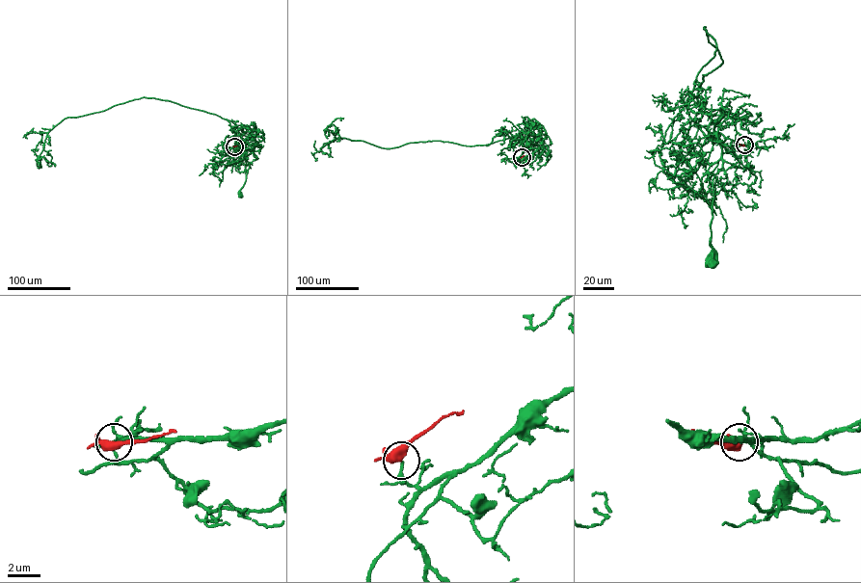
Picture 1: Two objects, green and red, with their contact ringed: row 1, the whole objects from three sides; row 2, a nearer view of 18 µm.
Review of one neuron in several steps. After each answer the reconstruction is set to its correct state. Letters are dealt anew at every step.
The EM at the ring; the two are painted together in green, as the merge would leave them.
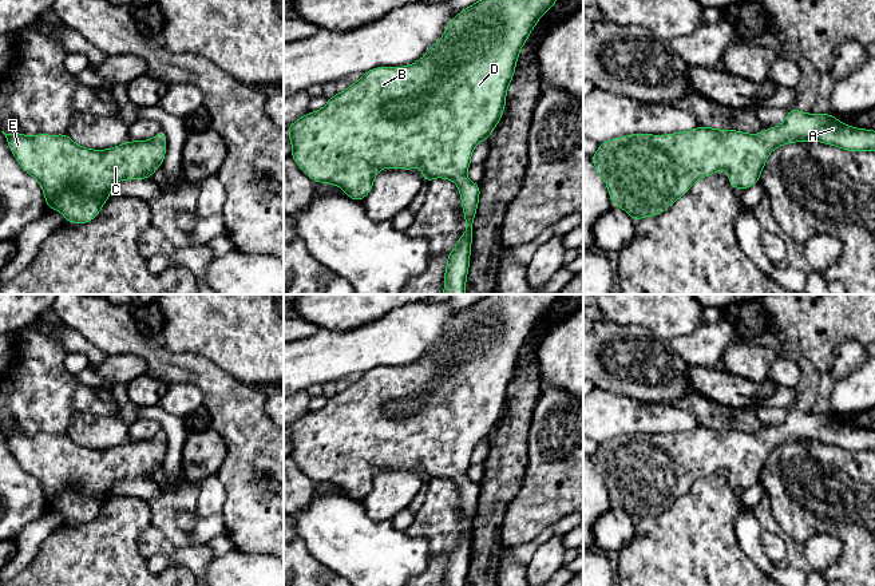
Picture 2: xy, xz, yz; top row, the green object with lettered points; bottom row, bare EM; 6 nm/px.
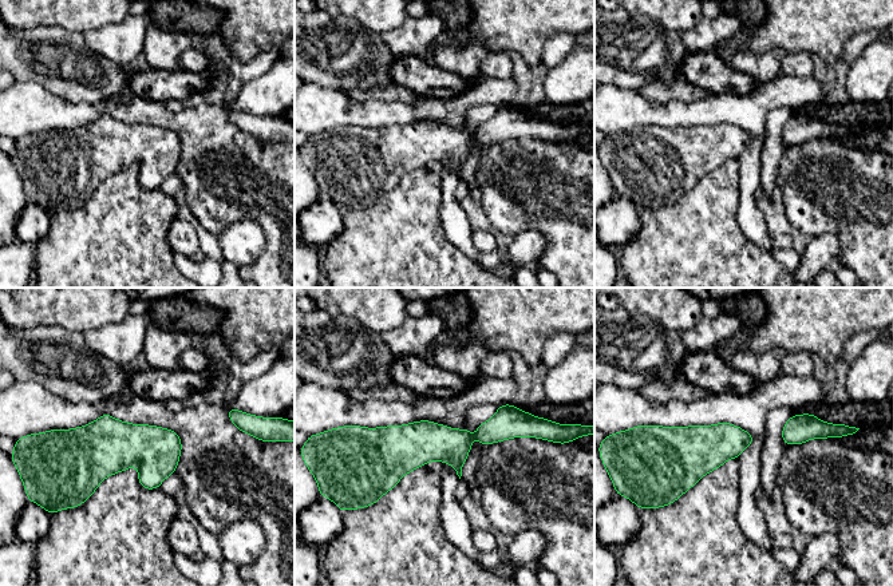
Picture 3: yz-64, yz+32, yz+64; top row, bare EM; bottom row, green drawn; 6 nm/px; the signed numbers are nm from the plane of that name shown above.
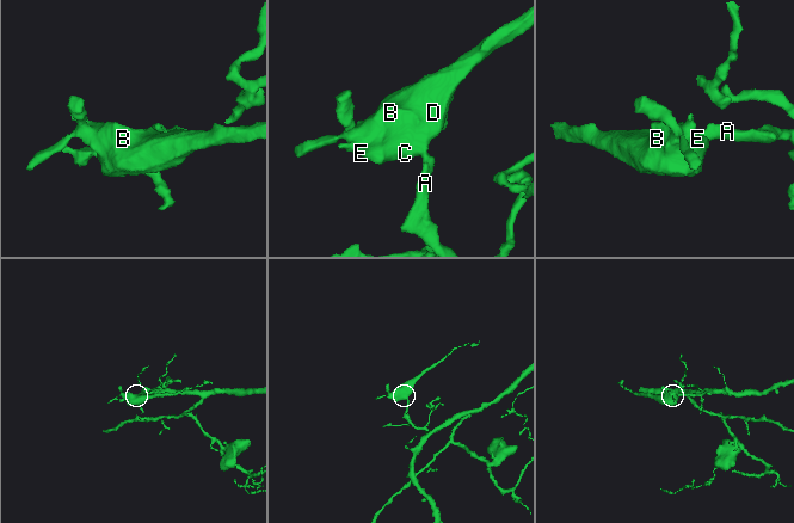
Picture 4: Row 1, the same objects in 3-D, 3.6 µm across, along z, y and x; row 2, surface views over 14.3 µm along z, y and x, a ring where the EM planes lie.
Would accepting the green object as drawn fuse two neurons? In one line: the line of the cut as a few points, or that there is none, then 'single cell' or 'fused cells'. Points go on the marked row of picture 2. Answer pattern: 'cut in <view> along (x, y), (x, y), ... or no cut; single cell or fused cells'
no cut; single cell

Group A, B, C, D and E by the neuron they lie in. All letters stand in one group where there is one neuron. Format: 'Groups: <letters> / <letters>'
Groups: A B C D E

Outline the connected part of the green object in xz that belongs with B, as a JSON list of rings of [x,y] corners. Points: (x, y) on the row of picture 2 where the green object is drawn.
[[[479,0],[475,4],[464,8],[459,15],[456,15],[451,20],[451,23],[446,27],[442,39],[436,44],[433,44],[420,60],[404,67],[372,68],[368,72],[363,74],[361,78],[351,87],[329,98],[328,103],[321,110],[308,112],[306,115],[301,116],[294,123],[288,126],[289,139],[292,142],[290,157],[297,162],[298,167],[314,182],[332,183],[337,187],[341,187],[347,193],[347,197],[349,197],[351,199],[363,201],[373,189],[376,174],[385,167],[400,167],[404,170],[420,167],[423,170],[424,183],[428,183],[433,178],[452,179],[455,182],[460,193],[467,230],[462,234],[456,246],[447,257],[443,294],[466,294],[466,281],[470,268],[474,218],[478,210],[478,202],[480,195],[480,186],[478,183],[471,182],[466,177],[466,173],[471,165],[471,154],[478,143],[490,138],[492,130],[502,119],[506,106],[507,87],[514,78],[519,51],[524,45],[527,37],[530,36],[538,20],[554,5],[555,1],[557,0]]]

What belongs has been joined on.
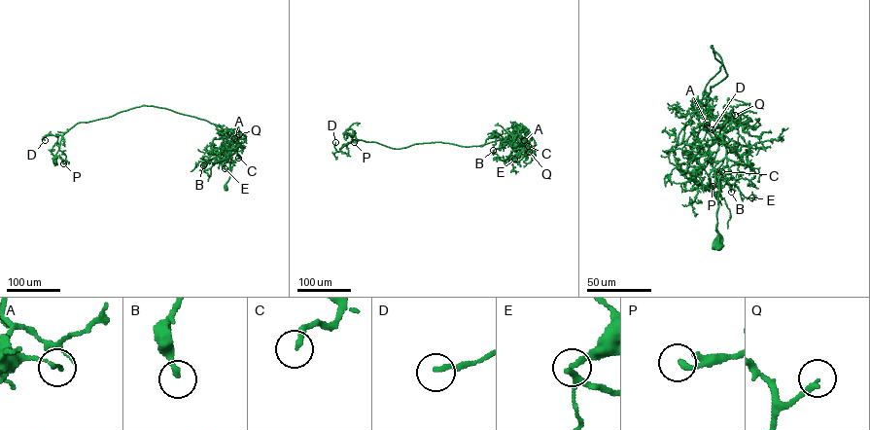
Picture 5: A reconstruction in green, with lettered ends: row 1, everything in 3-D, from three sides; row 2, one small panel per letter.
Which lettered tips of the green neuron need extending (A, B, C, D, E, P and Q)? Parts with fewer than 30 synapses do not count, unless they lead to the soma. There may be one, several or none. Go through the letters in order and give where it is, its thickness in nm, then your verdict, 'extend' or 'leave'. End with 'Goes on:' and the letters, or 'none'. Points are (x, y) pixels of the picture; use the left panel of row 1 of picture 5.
A: place (234, 138); calibre 170 nm; leave
B: place (203, 165); calibre 200 nm; leave
C: place (238, 158); calibre 220 nm; extend
D: place (45, 140); calibre 150 nm; leave
E: place (225, 168); calibre 200 nm; leave
P: place (63, 163); calibre 200 nm; leave
Q: place (239, 134); calibre 190 nm; extend
Goes on: C, Q

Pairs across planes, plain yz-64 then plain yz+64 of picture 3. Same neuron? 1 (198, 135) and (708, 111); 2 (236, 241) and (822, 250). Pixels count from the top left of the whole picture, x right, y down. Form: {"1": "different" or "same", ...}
{"1": "different", "2": "same"}

